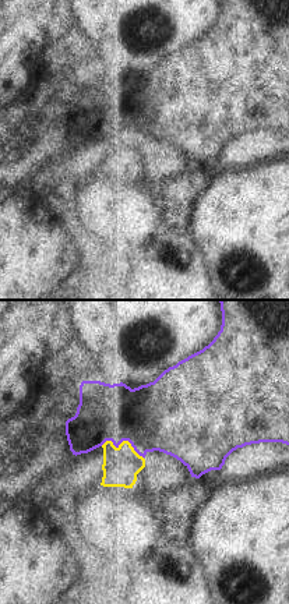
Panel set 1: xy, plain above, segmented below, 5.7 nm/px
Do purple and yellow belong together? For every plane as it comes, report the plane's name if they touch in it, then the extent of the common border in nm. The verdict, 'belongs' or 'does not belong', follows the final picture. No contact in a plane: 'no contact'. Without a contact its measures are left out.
xy | 260 nm

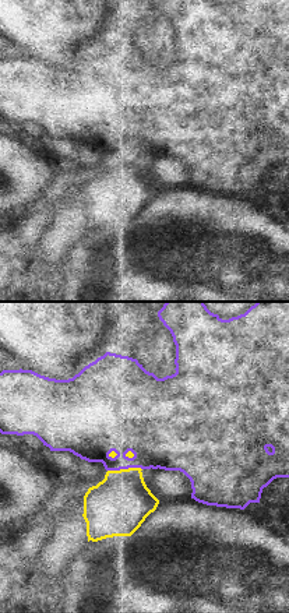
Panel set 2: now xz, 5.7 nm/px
xz | 200 nm

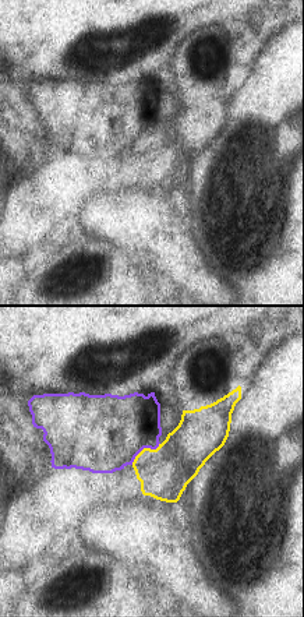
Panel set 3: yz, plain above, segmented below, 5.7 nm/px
yz | 200 nm

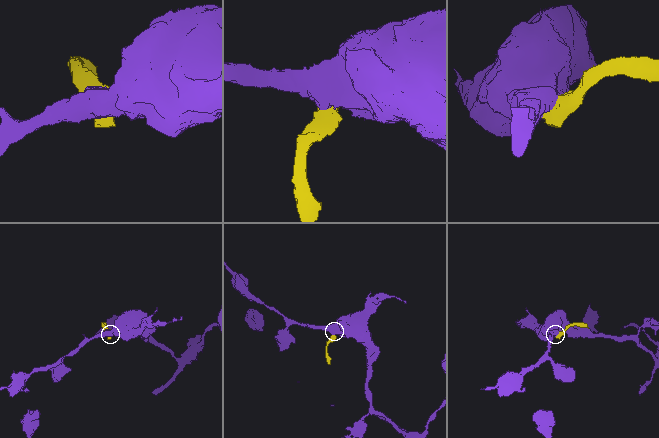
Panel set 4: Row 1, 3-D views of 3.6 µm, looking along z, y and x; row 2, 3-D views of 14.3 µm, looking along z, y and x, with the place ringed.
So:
does not belong

